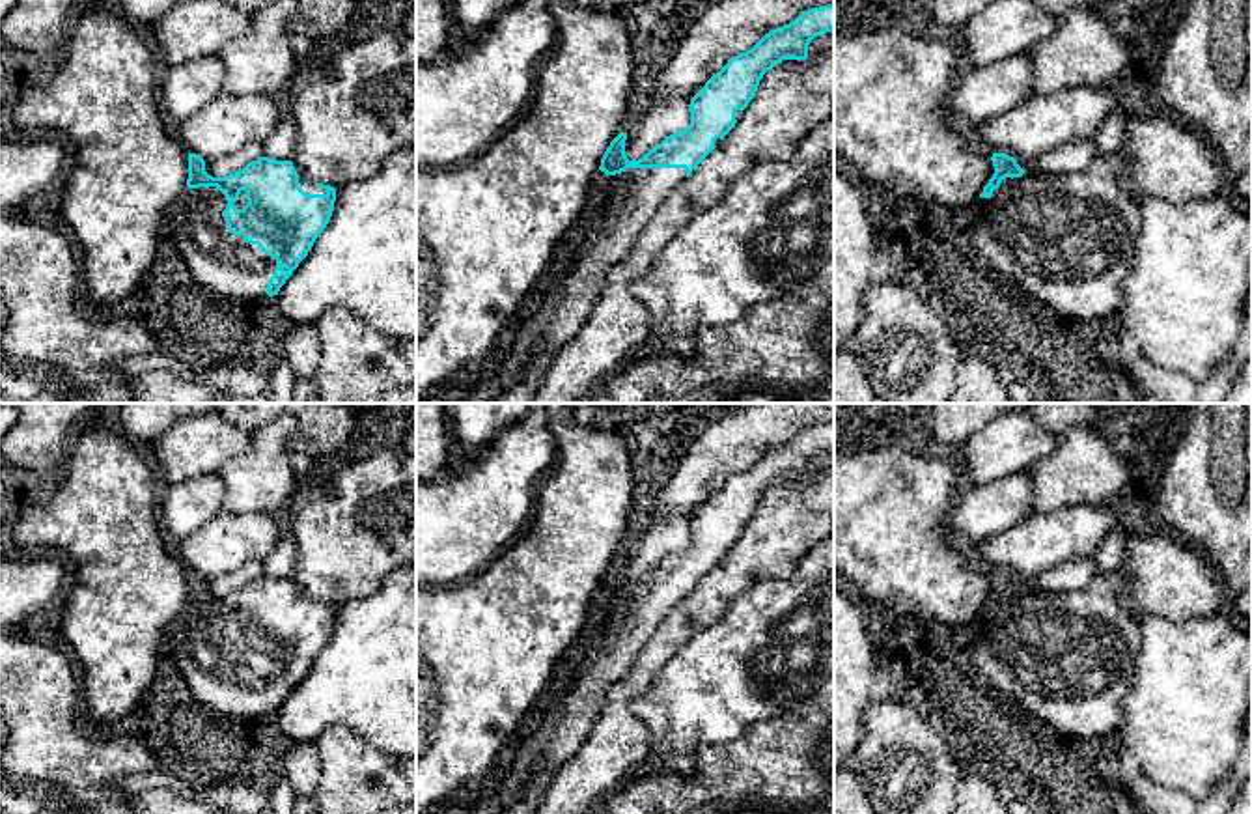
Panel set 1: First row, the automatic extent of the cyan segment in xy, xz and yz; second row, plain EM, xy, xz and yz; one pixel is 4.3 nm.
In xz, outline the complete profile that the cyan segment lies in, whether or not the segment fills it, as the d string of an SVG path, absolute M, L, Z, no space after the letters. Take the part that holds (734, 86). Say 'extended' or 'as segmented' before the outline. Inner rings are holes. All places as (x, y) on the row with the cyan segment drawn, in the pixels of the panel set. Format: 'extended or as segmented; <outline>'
extended; M834 4L802 11L793 22L765 34L750 50L728 60L690 99L690 125L666 136L642 159L625 155L627 133L606 147L599 170L606 174L608 190L619 207L616 218L601 230L595 243L573 261L547 329L537 336L528 358L502 357L494 381L500 396L517 388L530 364L543 353L554 355L582 329L608 271L623 261L653 218L664 198L689 177L716 144L735 127L754 99L759 80L782 60L806 60L814 37L834 30Z

